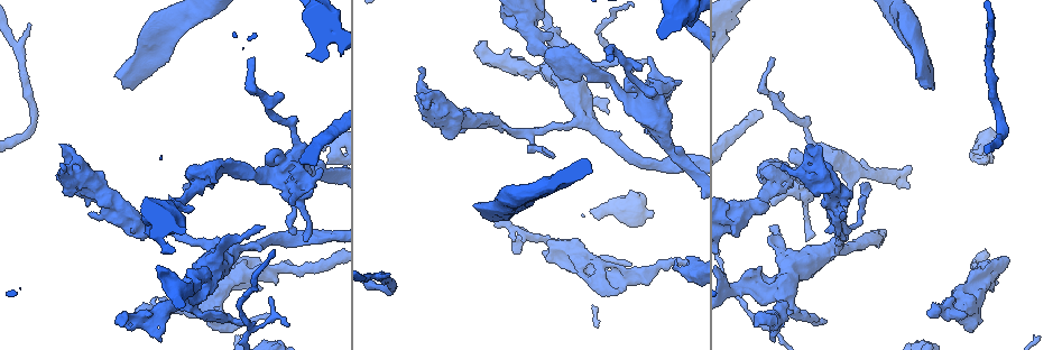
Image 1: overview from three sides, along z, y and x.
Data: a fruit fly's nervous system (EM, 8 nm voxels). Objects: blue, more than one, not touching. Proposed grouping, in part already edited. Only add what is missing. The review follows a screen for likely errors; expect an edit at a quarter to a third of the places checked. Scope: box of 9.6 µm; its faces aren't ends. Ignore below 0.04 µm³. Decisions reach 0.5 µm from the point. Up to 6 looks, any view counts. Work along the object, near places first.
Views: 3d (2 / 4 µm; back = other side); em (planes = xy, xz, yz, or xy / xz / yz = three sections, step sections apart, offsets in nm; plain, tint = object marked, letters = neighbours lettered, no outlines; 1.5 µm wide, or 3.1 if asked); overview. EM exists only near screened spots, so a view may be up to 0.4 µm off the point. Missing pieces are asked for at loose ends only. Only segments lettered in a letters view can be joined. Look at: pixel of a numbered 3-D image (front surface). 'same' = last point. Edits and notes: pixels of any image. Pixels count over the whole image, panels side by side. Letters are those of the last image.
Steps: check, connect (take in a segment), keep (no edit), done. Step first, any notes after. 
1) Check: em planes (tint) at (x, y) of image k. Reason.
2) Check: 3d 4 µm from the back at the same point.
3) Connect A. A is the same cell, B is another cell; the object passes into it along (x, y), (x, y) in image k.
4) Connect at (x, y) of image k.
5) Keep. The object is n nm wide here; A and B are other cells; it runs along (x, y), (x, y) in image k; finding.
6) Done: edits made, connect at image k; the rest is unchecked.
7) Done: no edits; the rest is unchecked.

Check: 3d 4 µm at (263, 228) of image 1. Free end.

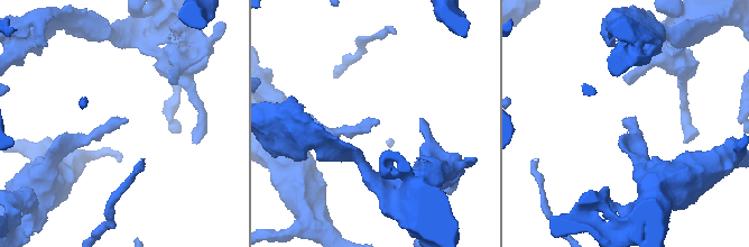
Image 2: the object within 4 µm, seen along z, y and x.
Check: em yz step 4 (plain) at (126, 119) of image 2. Shape alone is not enough.

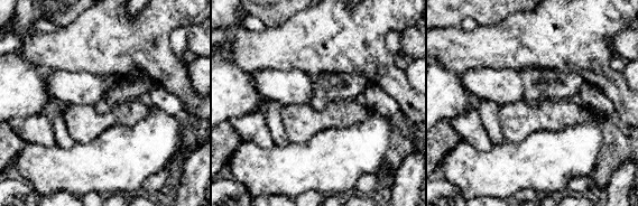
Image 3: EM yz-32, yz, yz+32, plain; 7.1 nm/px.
Check: em yz step 4 (letters) at the same point. What lies round it.

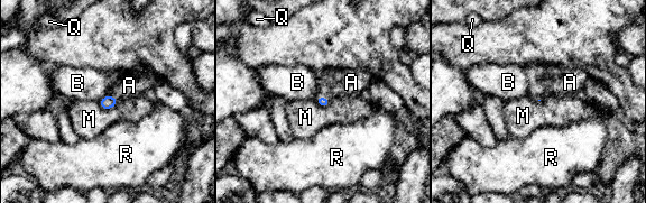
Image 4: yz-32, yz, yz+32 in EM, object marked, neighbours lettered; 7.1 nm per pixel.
Connect A. A is the same cell, B, M, Q and R are other cells; the object passes into it along (322, 101), (323, 98), (351, 82) in image 4; the cell continues.

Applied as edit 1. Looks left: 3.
Check: overview.

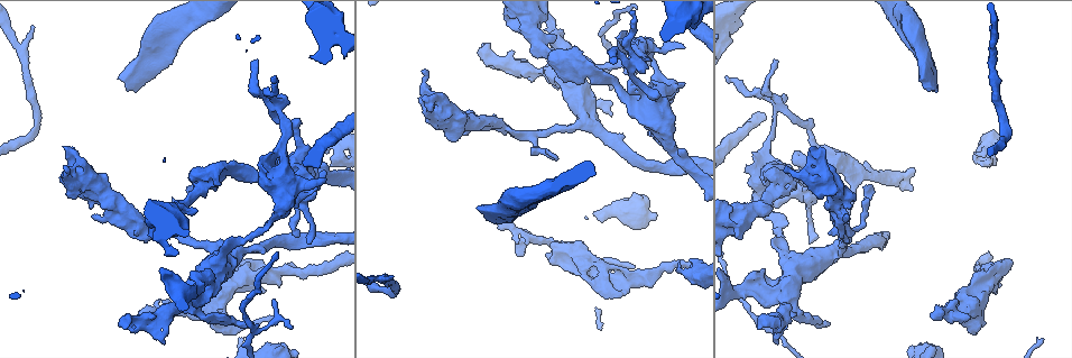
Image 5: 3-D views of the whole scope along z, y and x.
Check: em yz step 8 (tint) at (478, 206) of image 5. Free end.

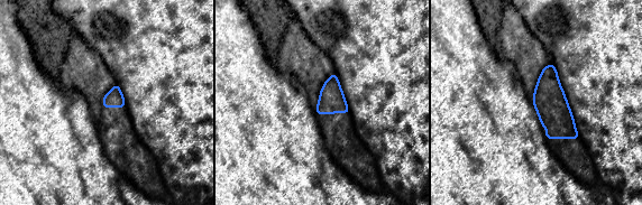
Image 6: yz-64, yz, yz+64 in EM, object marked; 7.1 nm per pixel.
Check: em planes (letters) at the same point. Cut it another way.

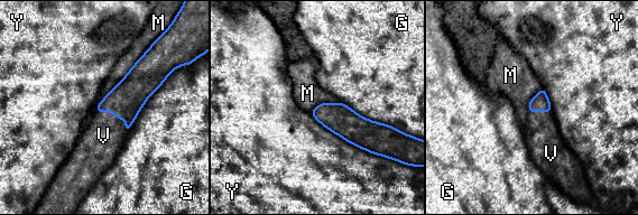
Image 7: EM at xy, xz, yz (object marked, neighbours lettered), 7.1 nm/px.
Connect V. V is the same cell, G, M and Y are other cells; the object passes into it along (126, 100), (116, 117), (103, 136) in image 7; it goes on there.

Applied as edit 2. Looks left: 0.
Done: edits made, connect at image 4, connect at image 7; the rest is unchecked.

